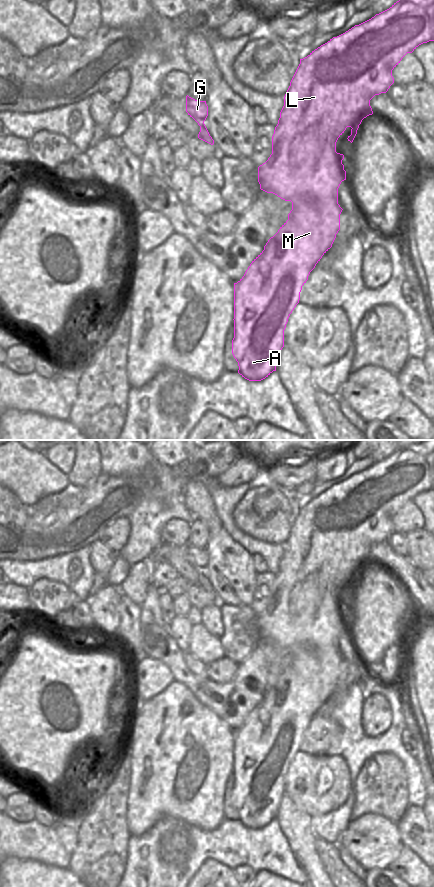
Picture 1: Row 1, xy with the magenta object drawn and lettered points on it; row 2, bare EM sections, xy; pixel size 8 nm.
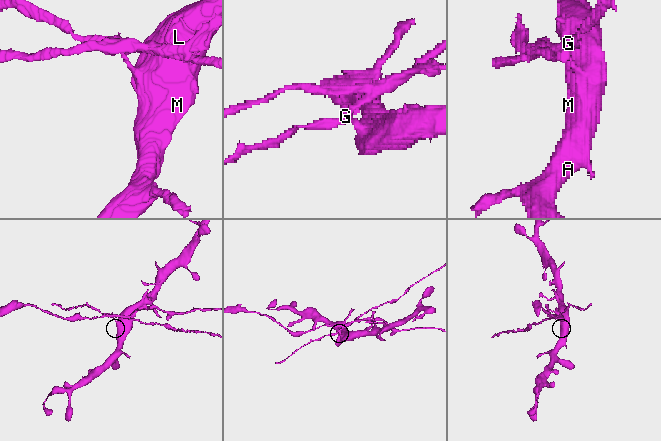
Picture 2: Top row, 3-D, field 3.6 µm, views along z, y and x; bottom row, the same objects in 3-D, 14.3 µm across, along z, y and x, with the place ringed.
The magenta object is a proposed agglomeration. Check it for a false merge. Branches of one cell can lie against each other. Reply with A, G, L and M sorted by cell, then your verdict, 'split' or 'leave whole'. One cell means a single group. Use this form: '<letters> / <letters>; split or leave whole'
A L M / G; split

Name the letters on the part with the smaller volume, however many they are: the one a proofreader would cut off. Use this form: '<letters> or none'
G

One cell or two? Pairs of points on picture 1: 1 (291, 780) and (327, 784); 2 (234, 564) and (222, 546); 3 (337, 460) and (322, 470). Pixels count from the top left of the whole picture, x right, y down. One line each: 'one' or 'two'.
1: one
2: one
3: one

